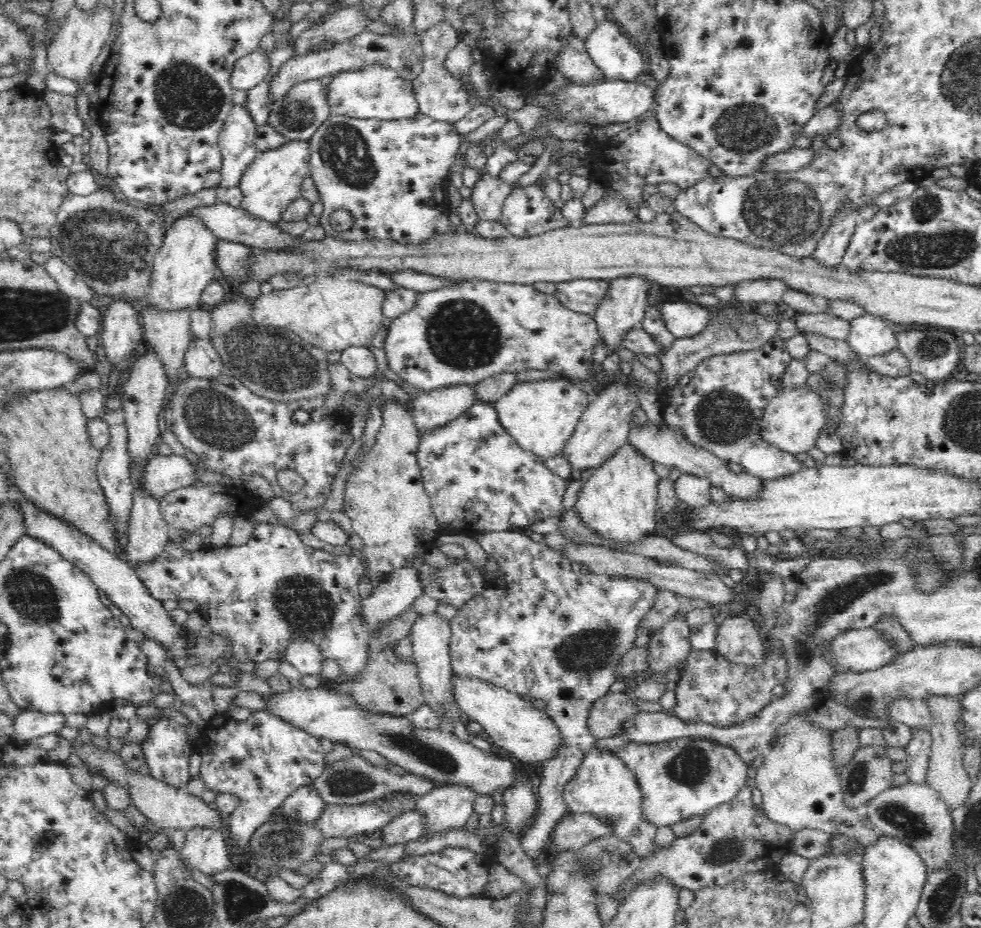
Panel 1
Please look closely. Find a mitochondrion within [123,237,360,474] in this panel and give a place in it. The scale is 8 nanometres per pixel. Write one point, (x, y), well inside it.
(272, 361)

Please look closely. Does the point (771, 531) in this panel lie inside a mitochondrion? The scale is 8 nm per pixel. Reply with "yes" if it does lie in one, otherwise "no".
no

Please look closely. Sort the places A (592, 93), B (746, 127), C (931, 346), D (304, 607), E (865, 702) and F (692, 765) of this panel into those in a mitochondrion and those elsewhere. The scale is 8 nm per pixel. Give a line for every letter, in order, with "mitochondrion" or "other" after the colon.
A: other
B: mitochondrion
C: mitochondrion
D: mitochondrion
E: other
F: mitochondrion

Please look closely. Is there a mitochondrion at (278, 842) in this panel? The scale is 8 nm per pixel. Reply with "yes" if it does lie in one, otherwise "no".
yes

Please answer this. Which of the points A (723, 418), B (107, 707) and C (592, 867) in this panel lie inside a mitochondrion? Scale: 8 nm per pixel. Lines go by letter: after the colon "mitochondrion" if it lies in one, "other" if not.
A: mitochondrion
B: other
C: mitochondrion

